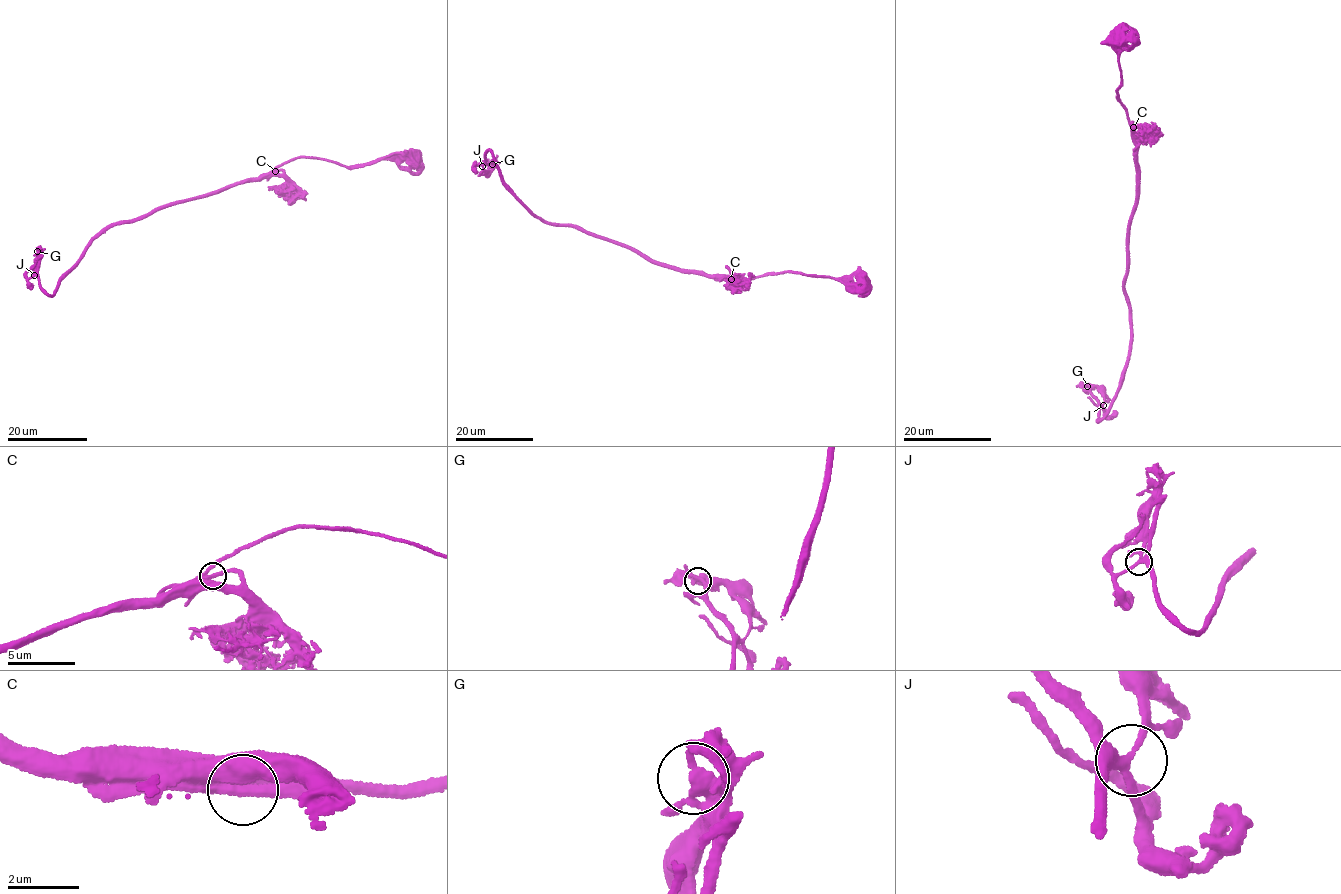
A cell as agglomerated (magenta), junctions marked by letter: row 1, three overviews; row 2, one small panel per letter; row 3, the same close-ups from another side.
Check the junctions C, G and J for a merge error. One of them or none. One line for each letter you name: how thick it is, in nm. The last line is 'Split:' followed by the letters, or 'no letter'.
Split: no letter

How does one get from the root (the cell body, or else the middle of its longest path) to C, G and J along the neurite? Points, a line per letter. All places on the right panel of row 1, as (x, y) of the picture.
C: (1120, 38), (1124, 39), (1118, 60), (1121, 82), (1116, 93), (1133, 126)
G: (1120, 38), (1116, 93), (1139, 169), (1124, 285), (1132, 339), (1117, 395), (1099, 421), (1098, 399), (1087, 386)
J: (1120, 38), (1116, 93), (1139, 169), (1124, 285), (1132, 332), (1117, 395), (1097, 420), (1103, 405)

